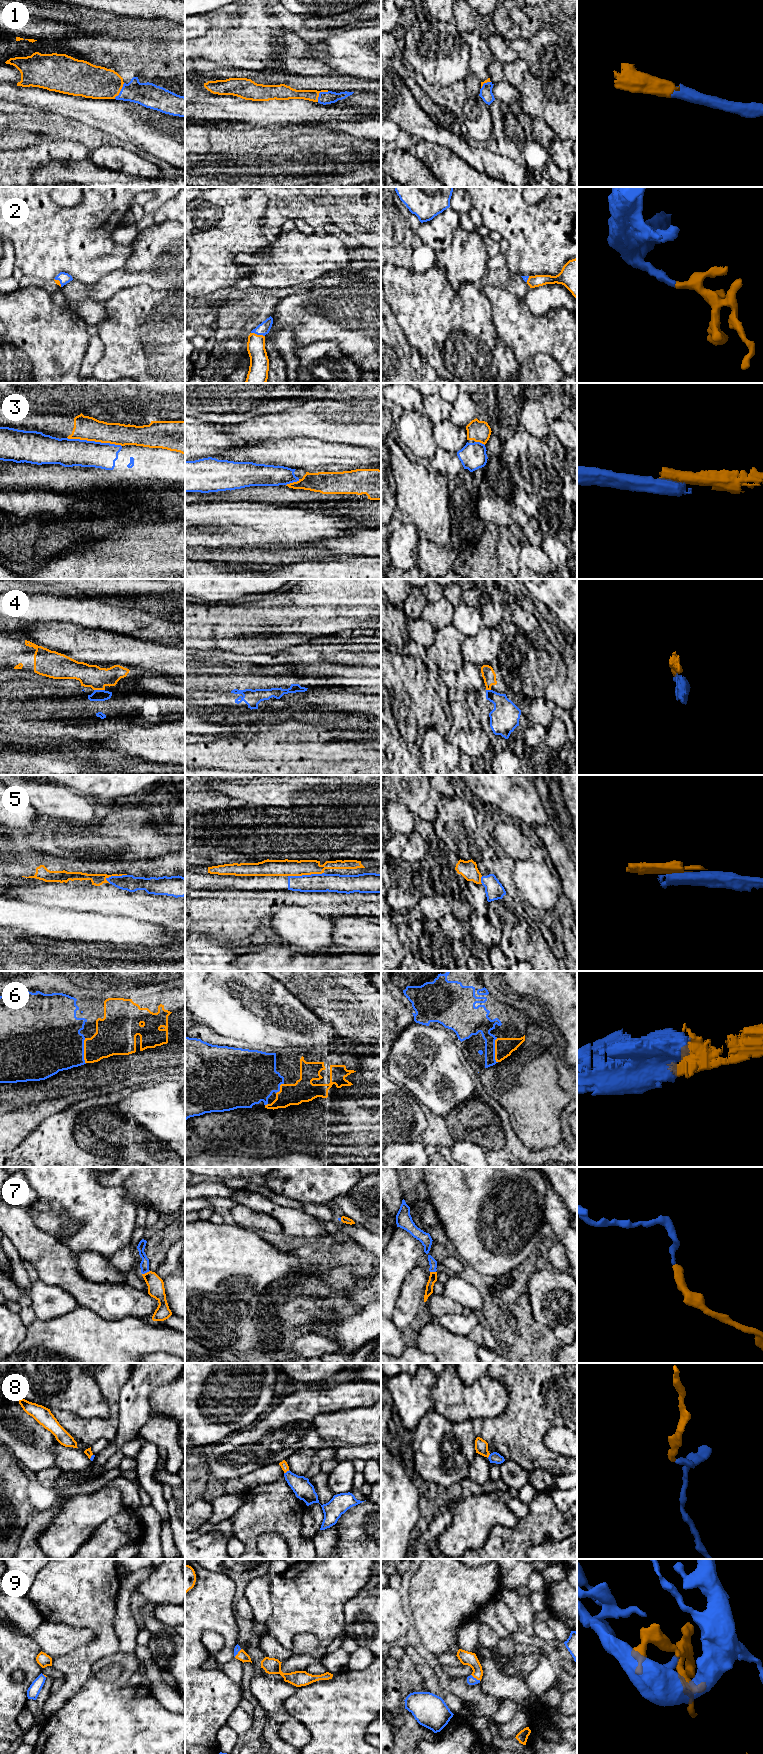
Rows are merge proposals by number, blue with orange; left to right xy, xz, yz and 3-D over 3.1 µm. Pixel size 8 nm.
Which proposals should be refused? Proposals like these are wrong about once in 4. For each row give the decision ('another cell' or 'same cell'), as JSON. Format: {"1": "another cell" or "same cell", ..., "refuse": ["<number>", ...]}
{"1": "same cell", "2": "same cell", "3": "another cell", "4": "another cell", "5": "another cell", "6": "same cell", "7": "same cell", "8": "same cell", "9": "same cell", "refuse": ["3", "4", "5"]}

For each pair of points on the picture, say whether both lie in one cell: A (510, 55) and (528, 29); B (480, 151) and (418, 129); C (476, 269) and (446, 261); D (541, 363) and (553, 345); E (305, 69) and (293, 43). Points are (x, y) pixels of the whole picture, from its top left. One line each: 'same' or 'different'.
A: different
B: same
C: same
D: different
E: same

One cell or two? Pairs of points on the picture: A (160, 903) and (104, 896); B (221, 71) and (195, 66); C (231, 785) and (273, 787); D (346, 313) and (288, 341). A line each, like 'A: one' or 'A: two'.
A: one
B: one
C: one
D: two

